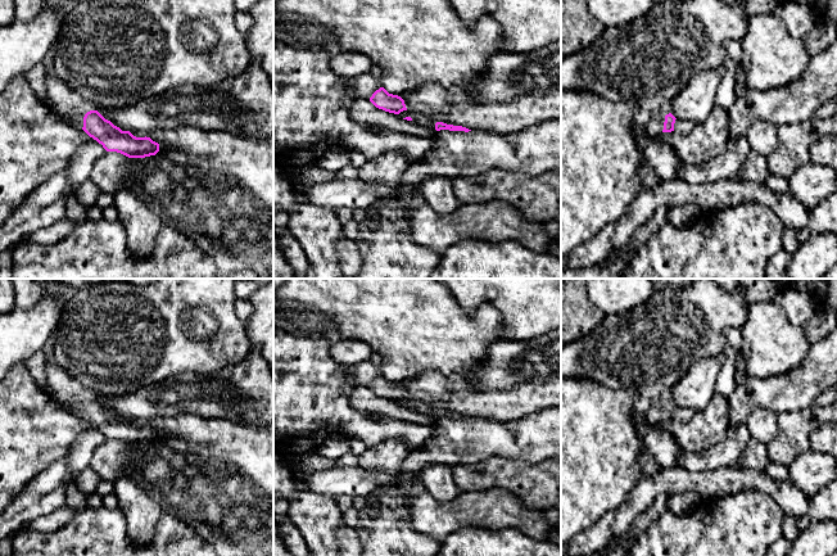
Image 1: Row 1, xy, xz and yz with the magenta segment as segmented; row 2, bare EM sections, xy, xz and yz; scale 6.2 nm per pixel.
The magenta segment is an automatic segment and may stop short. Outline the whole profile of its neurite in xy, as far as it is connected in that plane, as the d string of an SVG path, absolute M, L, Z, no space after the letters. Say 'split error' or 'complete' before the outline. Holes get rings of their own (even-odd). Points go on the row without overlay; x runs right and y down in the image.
split error; M49 362L45 370L42 392L58 406L83 417L107 439L117 439L128 446L145 446L159 439L159 431L150 425L136 425L130 419L122 419L98 398L91 398L89 390L78 380L54 362Z

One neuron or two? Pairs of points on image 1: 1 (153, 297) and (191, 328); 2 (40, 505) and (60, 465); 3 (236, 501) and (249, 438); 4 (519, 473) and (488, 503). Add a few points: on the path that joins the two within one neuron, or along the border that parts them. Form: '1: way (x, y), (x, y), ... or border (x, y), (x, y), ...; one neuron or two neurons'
1: way (162, 306), (177, 321), (182, 321); one neuron
2: way (50, 495), (55, 489), (57, 475); one neuron
3: way (241, 486), (249, 478), (249, 453); one neuron
4: border (474, 491), (503, 488), (516, 495), (528, 506); two neurons

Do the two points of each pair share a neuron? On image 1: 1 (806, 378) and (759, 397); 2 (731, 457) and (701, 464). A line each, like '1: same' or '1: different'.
1: same
2: same

